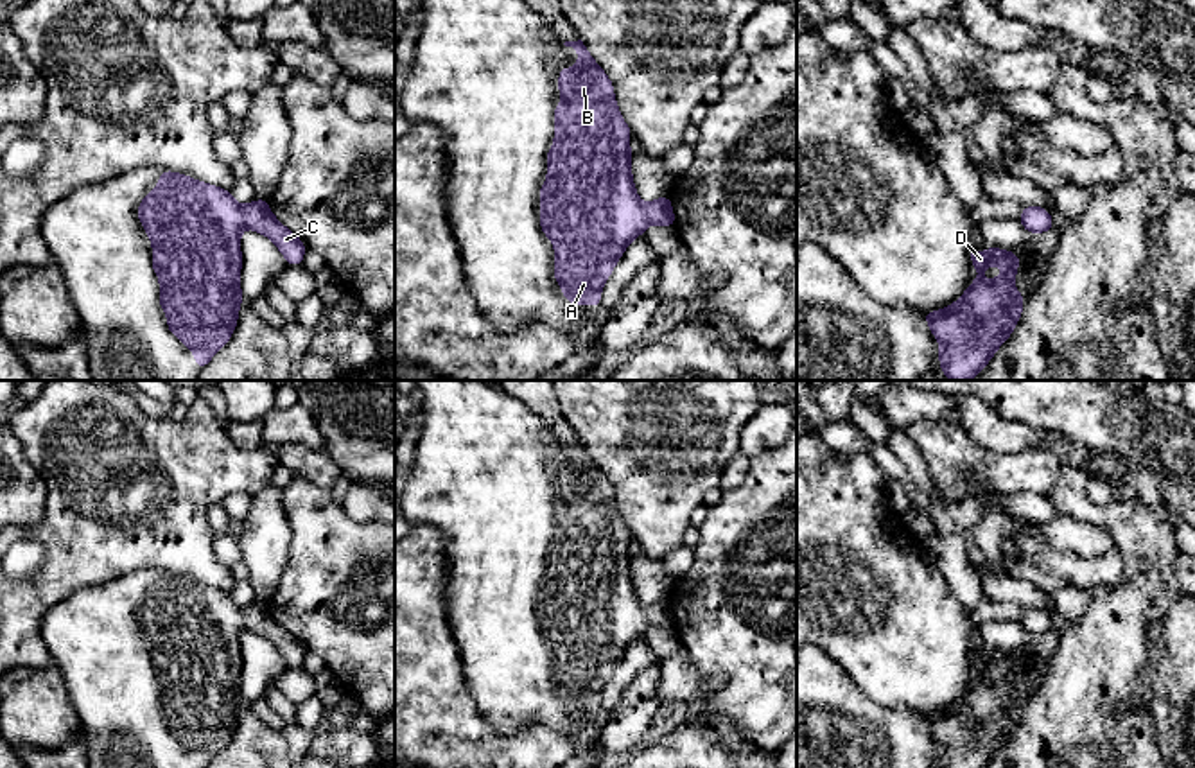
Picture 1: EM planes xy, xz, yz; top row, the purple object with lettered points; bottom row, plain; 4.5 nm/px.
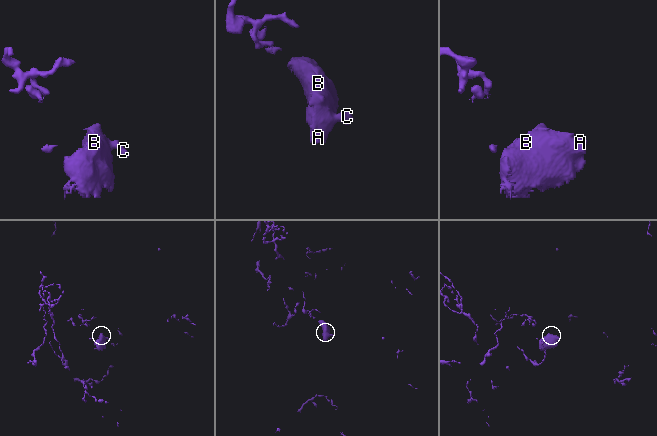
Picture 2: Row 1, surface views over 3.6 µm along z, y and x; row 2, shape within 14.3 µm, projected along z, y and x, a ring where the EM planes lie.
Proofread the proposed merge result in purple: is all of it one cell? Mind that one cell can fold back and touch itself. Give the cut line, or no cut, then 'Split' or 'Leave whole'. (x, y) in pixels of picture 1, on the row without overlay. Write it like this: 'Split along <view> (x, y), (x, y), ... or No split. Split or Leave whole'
No split. Leave whole

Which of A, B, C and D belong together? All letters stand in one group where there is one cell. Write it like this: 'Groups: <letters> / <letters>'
Groups: A B C D

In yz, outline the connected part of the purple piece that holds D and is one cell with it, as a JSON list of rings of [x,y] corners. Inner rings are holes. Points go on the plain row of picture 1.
[[[971,648],[978,675],[956,705],[920,716],[940,746],[938,768],[987,768],[994,754],[1014,734],[1025,698],[1014,689],[1021,660],[1014,653],[987,648],[985,655]],[[1003,668],[998,682],[983,682],[981,673]]]

